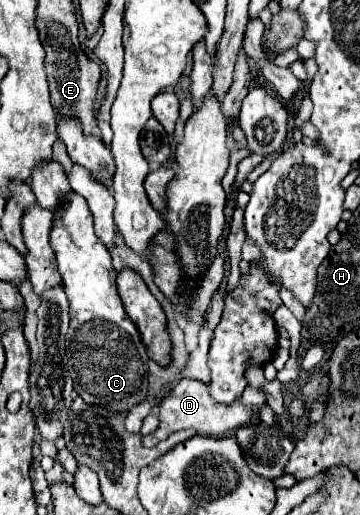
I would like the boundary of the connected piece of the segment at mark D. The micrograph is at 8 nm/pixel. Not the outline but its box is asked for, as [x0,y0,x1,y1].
[142,378,254,448]

